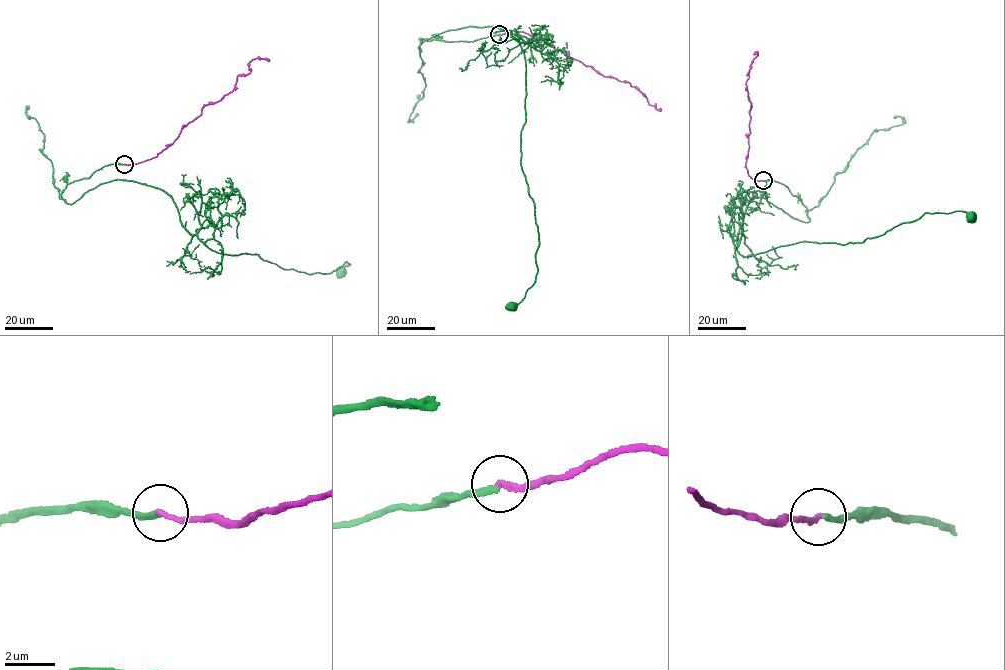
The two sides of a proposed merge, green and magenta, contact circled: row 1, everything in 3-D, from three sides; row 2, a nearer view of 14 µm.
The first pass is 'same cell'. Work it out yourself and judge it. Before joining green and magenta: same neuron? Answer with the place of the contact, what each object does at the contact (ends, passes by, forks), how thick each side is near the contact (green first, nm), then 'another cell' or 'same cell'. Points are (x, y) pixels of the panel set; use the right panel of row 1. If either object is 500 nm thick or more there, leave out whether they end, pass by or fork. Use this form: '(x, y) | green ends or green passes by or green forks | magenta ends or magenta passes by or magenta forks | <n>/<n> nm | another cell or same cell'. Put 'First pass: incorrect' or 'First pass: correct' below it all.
(763, 180) | green ends | magenta ends | 240/200 nm | same cell
First pass: correct

